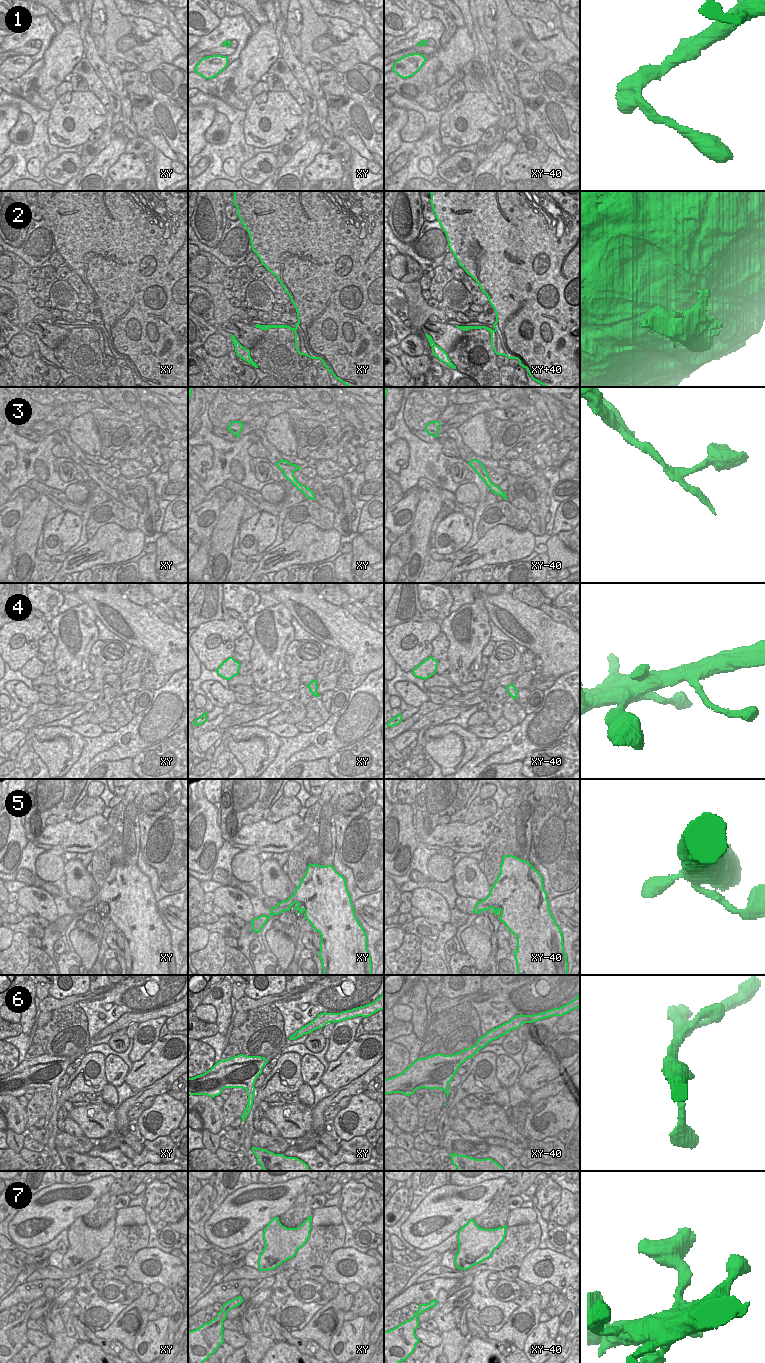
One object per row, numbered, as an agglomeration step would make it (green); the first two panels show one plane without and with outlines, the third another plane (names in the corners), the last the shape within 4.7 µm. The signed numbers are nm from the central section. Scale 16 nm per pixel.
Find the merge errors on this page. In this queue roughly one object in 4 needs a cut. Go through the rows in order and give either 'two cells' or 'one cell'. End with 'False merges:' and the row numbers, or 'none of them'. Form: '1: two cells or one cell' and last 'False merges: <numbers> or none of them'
1: one cell
2: two cells
3: two cells
4: one cell
5: one cell
6: one cell
7: one cell
False merges: 2, 3

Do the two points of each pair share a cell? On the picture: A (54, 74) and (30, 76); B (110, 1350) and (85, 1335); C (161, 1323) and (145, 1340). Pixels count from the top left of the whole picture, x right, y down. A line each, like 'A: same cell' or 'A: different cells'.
A: different cells
B: same cell
C: same cell

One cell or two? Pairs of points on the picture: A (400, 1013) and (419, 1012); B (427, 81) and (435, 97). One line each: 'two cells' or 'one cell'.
A: two cells
B: one cell

